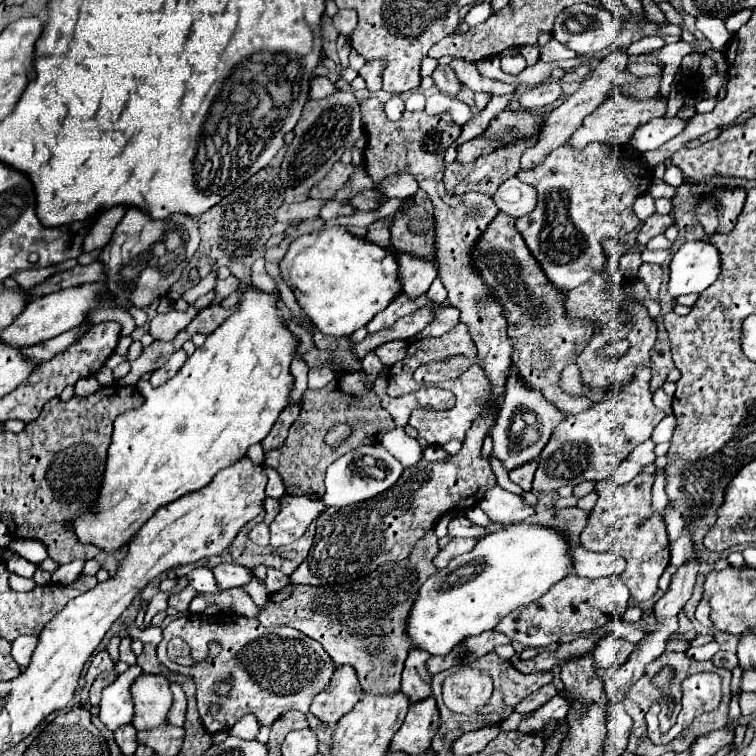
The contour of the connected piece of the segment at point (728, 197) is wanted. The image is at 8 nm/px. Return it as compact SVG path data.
M715 189L713 195L701 199L697 217L707 235L729 233L745 203L745 189Z

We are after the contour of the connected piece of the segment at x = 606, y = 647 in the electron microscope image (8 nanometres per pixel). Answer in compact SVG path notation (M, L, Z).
M607 633L603 639L597 641L595 651L593 651L593 659L595 659L595 667L599 669L609 669L609 667L617 667L623 665L625 659L631 655L631 651L635 649L633 643L617 637L615 633Z

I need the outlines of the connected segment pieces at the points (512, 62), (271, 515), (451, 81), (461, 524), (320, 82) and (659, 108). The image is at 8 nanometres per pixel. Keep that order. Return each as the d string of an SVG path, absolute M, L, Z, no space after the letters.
M505 55L501 57L501 69L511 75L519 75L527 67L527 61L521 55Z
M266 498L264 501L265 518L264 522L270 524L280 511L278 499Z
M439 65L433 73L433 79L435 79L435 85L441 93L447 93L447 95L457 95L459 89L461 89L461 81L457 79L455 71L451 65Z
M457 517L449 523L449 535L451 537L473 537L473 539L481 539L487 535L487 529L481 525L471 523L467 517Z
M315 77L311 81L311 99L323 99L323 97L329 97L333 95L333 91L337 91L337 85L329 81L329 77Z
M623 95L621 97L609 97L605 103L601 103L601 107L597 107L597 111L589 113L583 119L581 127L571 135L571 139L567 143L573 149L583 149L593 141L607 141L607 143L615 143L615 145L623 147L623 145L629 143L633 131L639 125L647 123L653 117L663 117L665 109L667 109L667 105L665 105L665 101L661 97L649 99L649 101L637 101L637 99L631 99L631 97L623 97Z

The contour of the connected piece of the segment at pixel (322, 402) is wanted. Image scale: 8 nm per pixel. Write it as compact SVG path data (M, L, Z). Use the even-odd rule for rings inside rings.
M343 373L337 379L333 379L327 387L317 391L307 389L301 395L301 413L293 423L293 427L289 427L289 435L285 443L265 453L263 459L265 467L271 467L281 475L289 495L307 495L313 499L321 499L325 493L325 485L323 485L325 469L335 459L339 459L345 451L351 451L359 445L379 443L387 431L395 429L395 421L381 407L379 397L373 393L373 381L375 381L373 375L369 375L369 381L363 383L359 373ZM337 423L351 423L353 433L351 439L345 441L339 449L331 449L325 445L325 435Z

